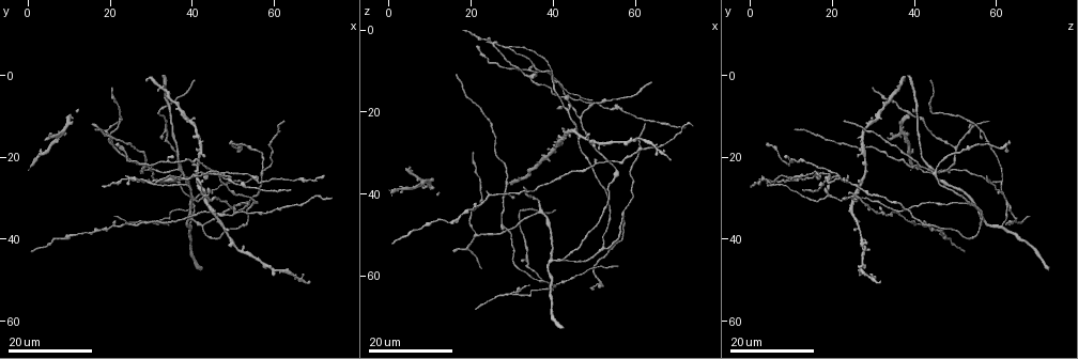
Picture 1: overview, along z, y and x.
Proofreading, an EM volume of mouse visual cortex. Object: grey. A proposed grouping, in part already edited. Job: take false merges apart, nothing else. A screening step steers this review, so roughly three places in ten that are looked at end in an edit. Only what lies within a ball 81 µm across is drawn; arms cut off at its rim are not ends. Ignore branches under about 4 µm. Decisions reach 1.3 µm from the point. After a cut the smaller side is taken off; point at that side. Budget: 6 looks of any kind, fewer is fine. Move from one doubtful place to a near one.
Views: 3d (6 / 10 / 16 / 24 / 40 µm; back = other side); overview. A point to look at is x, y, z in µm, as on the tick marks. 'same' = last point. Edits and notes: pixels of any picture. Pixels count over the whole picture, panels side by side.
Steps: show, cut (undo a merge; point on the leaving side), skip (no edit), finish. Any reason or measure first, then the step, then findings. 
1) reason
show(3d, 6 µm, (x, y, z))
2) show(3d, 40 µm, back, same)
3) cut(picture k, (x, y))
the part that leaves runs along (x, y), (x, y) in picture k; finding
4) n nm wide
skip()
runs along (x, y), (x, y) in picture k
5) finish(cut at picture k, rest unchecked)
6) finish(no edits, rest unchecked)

two arms in line, one across
show(3d, 24 µm, (46.0, 24.0, 21.5))

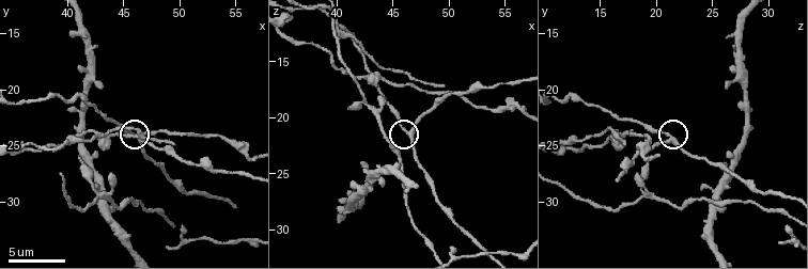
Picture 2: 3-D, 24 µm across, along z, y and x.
show(3d, 6 µm, (46.4, 24.6, 21.4))

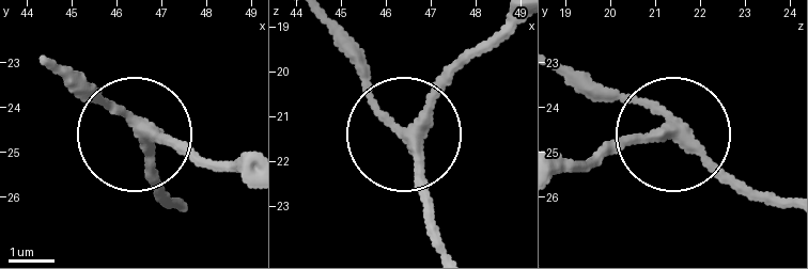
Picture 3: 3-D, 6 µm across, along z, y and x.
skip()
runs along (181, 207), (158, 188), (143, 139), (189, 142), (231, 170) in picture 3; continuous, no second cell

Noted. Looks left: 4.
a fork
show(3d, 24 µm, (40.0, 36.5, 61.0))

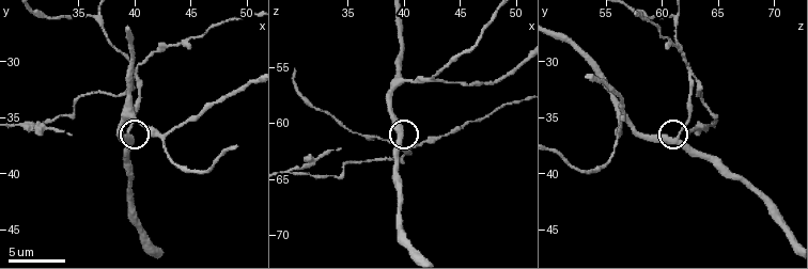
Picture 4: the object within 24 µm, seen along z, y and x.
closer look
show(3d, 6 µm, (39.6, 37.0, 61.4))

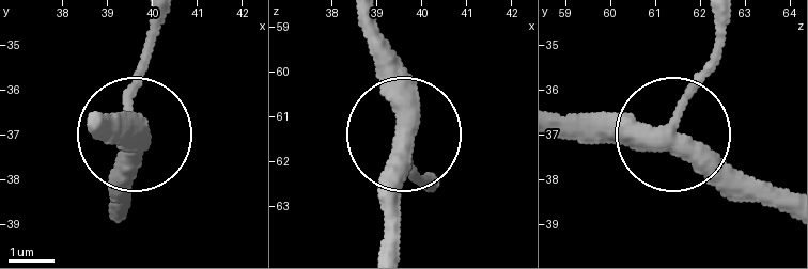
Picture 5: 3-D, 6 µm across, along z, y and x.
side arm 17 µm
skip()
runs along (373, 21), (407, 147), (395, 235) in picture 5; all the same cell

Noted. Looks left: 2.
three-way junction
show(3d, 10 µm, (40.4, 30.2, 62.4))

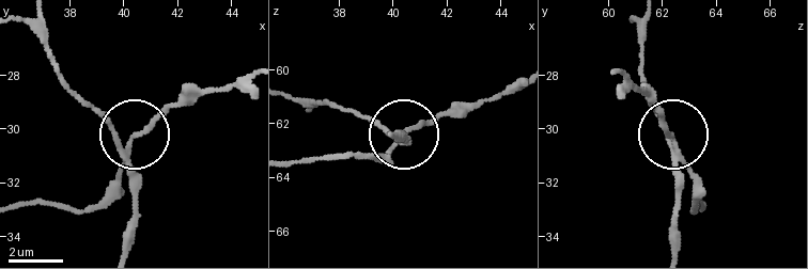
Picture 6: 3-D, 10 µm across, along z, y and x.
3 arms
cut(picture 6, (110, 184))
the part that leaves runs along (128, 154), (100, 200), (88, 209), (18, 206) in picture 6; two cells meet here

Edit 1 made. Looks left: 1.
finish(cut at picture 6, rest unchecked)

